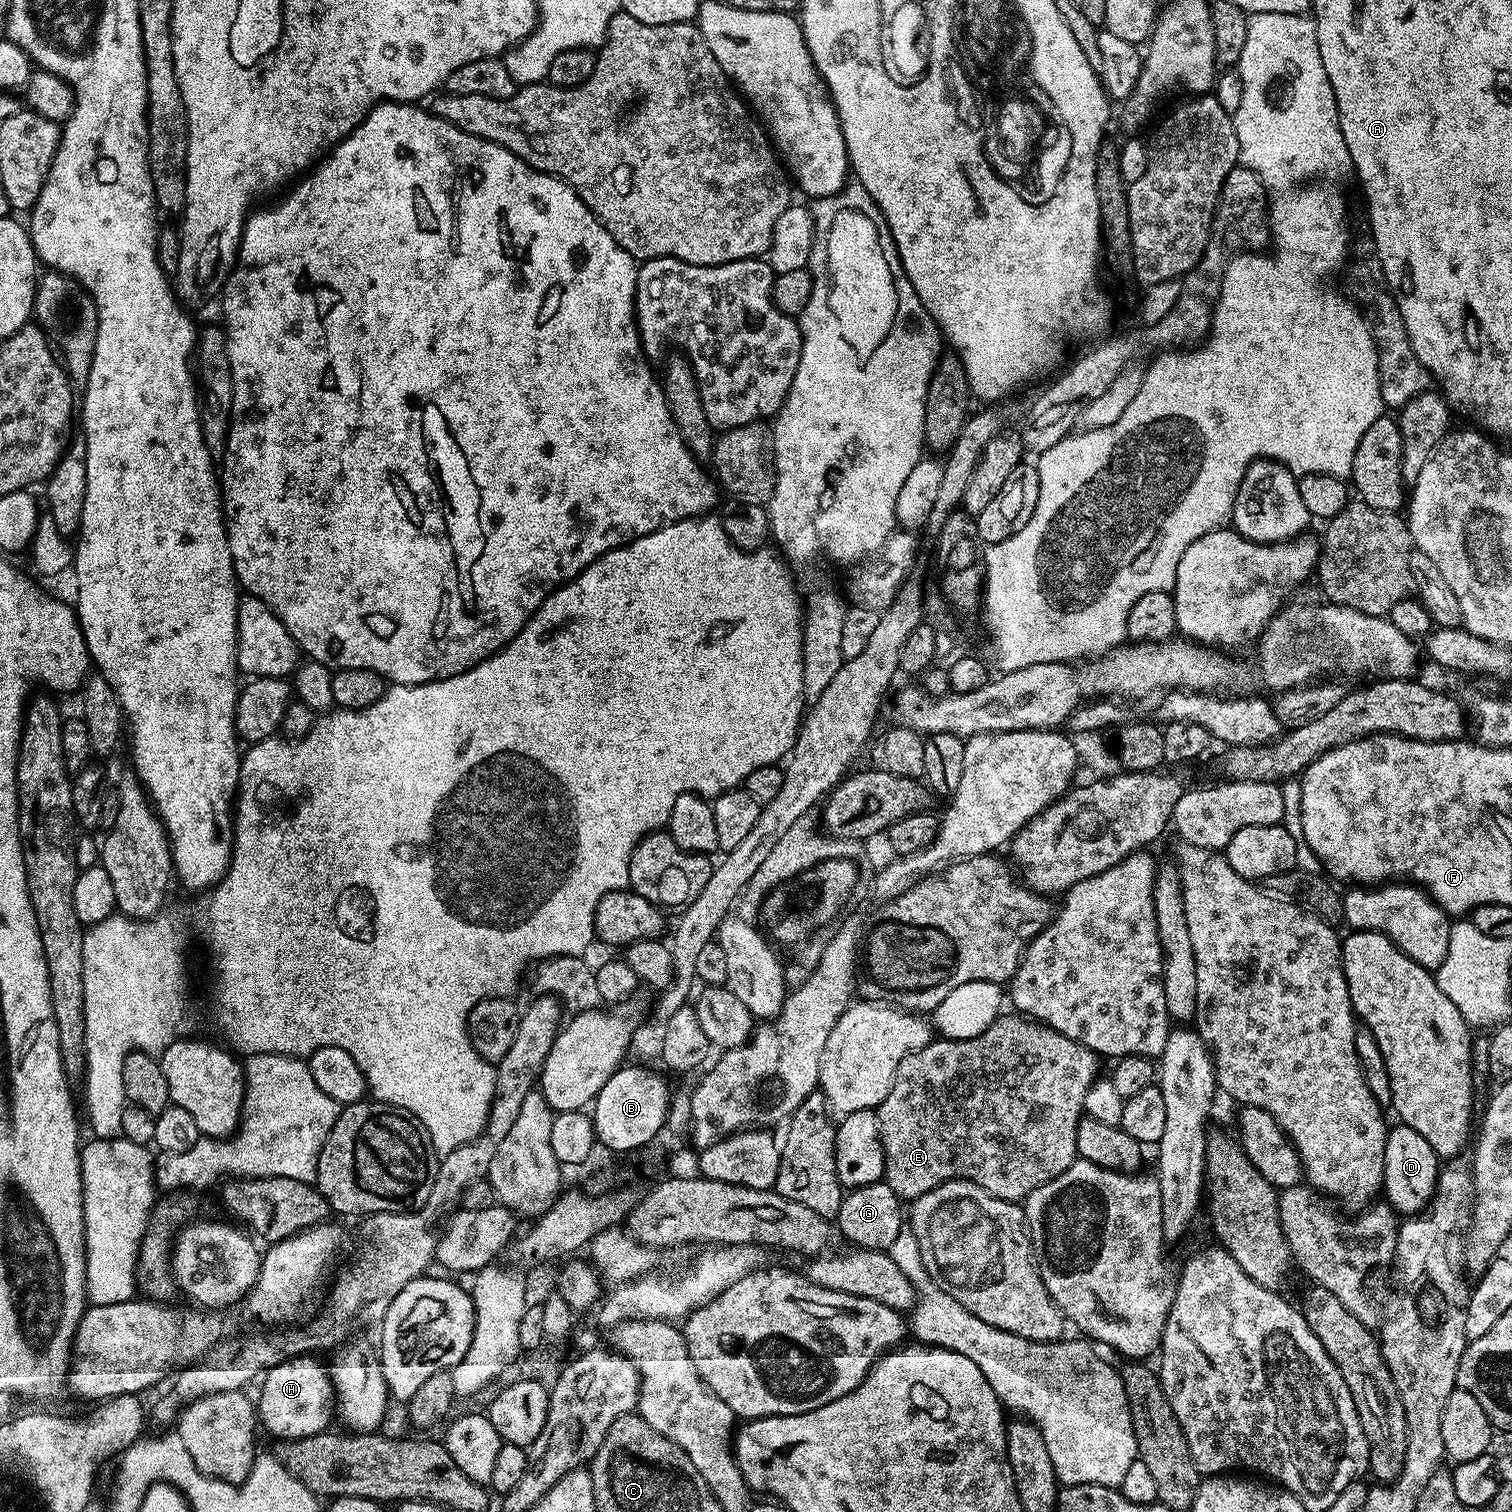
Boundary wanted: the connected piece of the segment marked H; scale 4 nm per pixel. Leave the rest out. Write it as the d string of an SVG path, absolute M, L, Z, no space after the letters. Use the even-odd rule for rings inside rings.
M312 1354L295 1356L286 1362L278 1362L278 1366L267 1369L260 1384L260 1397L255 1397L254 1407L258 1417L258 1424L272 1436L277 1436L277 1441L300 1440L316 1436L319 1432L329 1431L331 1420L334 1420L334 1405L336 1393L332 1390L332 1378L328 1375L328 1369L322 1363L316 1361Z

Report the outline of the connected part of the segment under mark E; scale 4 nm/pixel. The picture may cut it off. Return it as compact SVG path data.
M1002 1014L982 1034L965 1040L933 1039L931 1044L920 1048L916 1052L909 1052L896 1071L894 1082L890 1086L890 1094L881 1102L880 1107L875 1109L876 1121L880 1127L880 1141L884 1147L884 1179L883 1183L894 1190L894 1194L901 1201L911 1202L934 1190L940 1184L948 1180L969 1180L974 1182L982 1190L986 1190L999 1200L1023 1202L1027 1196L1038 1186L1050 1182L1058 1174L1062 1174L1078 1158L1076 1155L1076 1135L1082 1117L1085 1115L1084 1103L1090 1086L1097 1080L1096 1072L1102 1064L1101 1057L1092 1052L1086 1046L1082 1046L1076 1040L1066 1038L1049 1028L1043 1022L1037 1022L1031 1018L1025 1018L1020 1014Z

